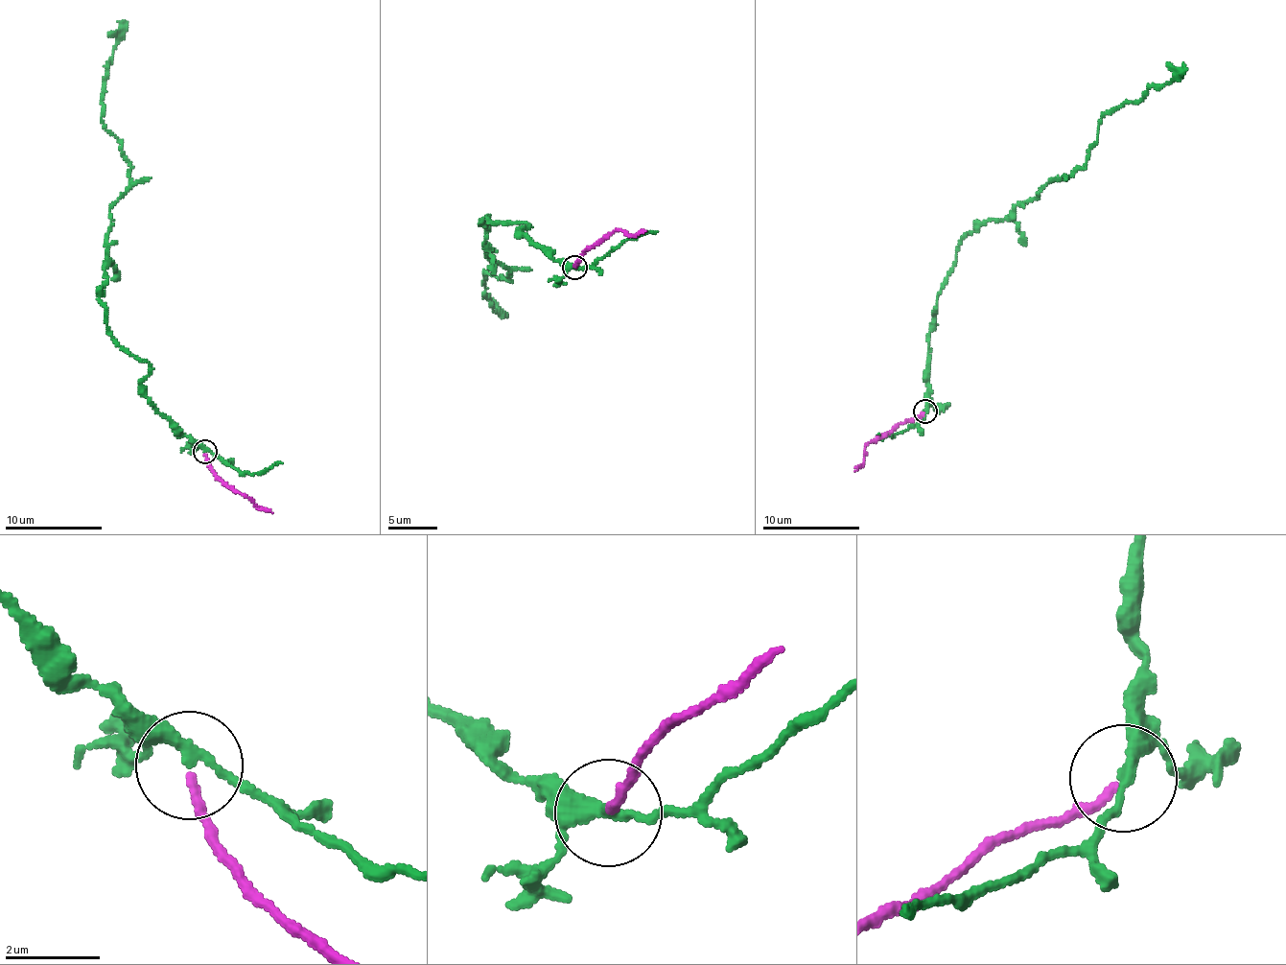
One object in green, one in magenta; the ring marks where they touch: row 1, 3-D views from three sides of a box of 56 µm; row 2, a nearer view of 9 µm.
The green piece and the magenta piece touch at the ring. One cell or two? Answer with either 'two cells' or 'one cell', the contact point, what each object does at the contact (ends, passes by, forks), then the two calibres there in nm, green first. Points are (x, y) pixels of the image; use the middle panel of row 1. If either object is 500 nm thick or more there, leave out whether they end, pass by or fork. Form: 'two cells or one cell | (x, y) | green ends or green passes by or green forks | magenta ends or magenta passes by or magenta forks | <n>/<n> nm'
two cells | (574, 267) | green passes by | magenta ends | 240/180 nm

